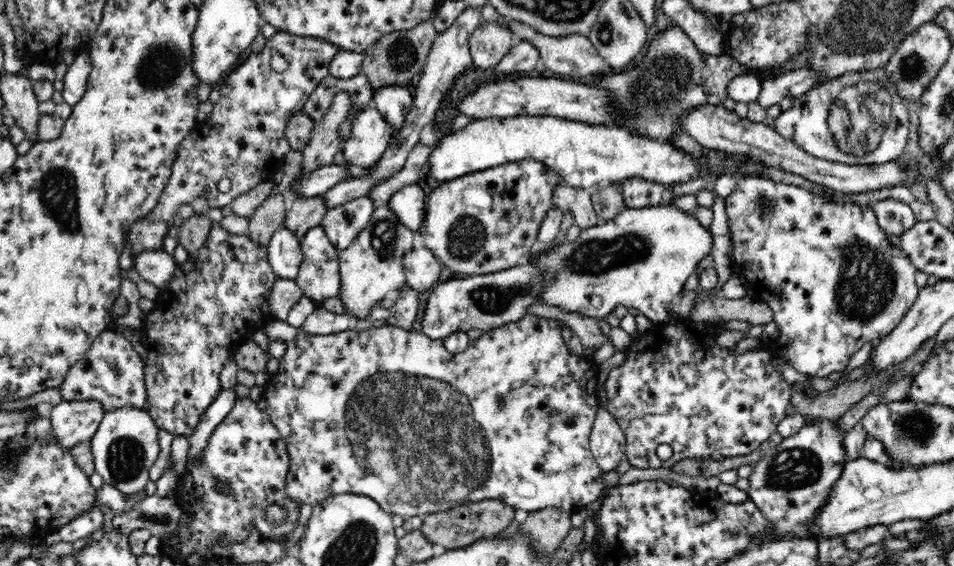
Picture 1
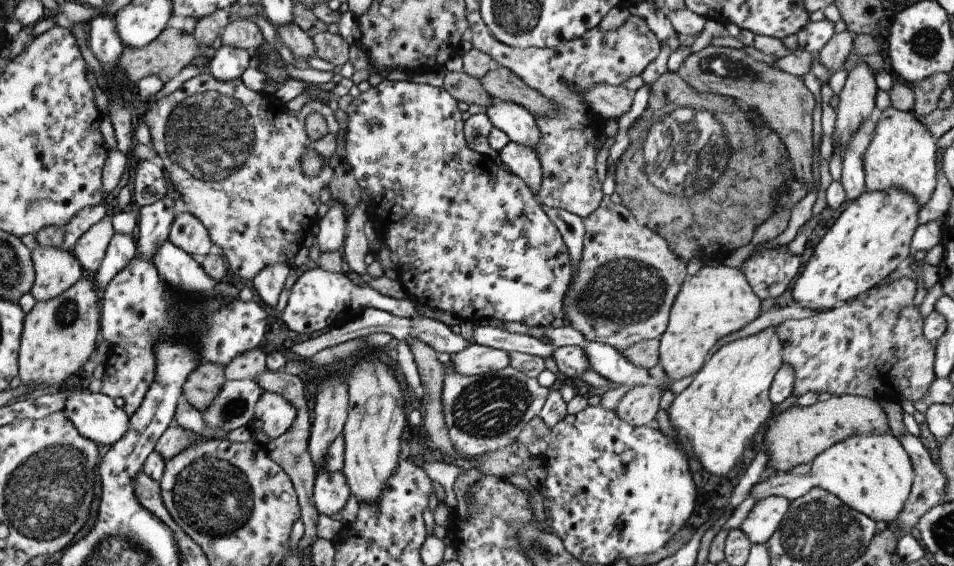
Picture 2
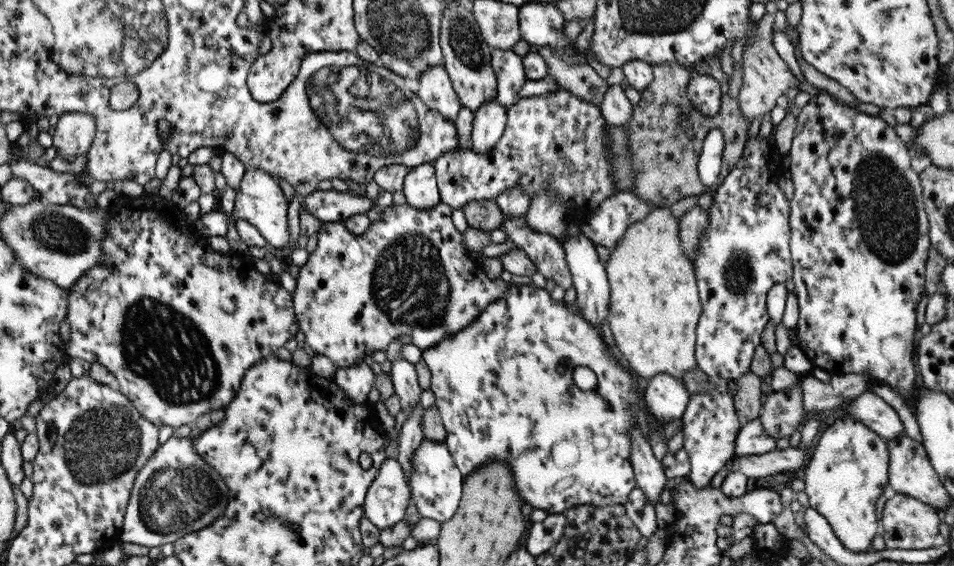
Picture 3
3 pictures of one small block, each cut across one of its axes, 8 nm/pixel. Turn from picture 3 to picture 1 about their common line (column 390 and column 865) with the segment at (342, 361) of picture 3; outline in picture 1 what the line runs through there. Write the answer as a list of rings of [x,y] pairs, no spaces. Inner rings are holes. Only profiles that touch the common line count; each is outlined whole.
[[[748,175],[738,179],[736,190],[730,196],[723,198],[723,200],[732,242],[732,272],[746,281],[746,296],[748,298],[764,302],[772,309],[773,322],[778,327],[777,338],[773,341],[763,341],[761,347],[763,350],[767,350],[771,357],[782,358],[784,362],[788,362],[798,372],[808,374],[808,376],[813,376],[813,378],[826,378],[832,372],[843,371],[848,366],[850,358],[854,356],[857,350],[862,348],[863,344],[868,341],[877,342],[882,337],[889,335],[902,322],[903,316],[914,304],[920,291],[920,285],[916,280],[917,268],[908,258],[908,255],[901,250],[900,246],[893,244],[892,240],[889,240],[888,236],[881,230],[880,223],[877,222],[877,216],[873,214],[872,205],[867,207],[866,205],[850,202],[836,202],[832,201],[832,199],[823,199],[819,195],[800,188],[800,186],[782,184],[780,182],[776,184],[776,182],[762,175]],[[760,198],[769,200],[769,206],[771,206],[769,211],[760,209],[760,204],[757,204]]]

